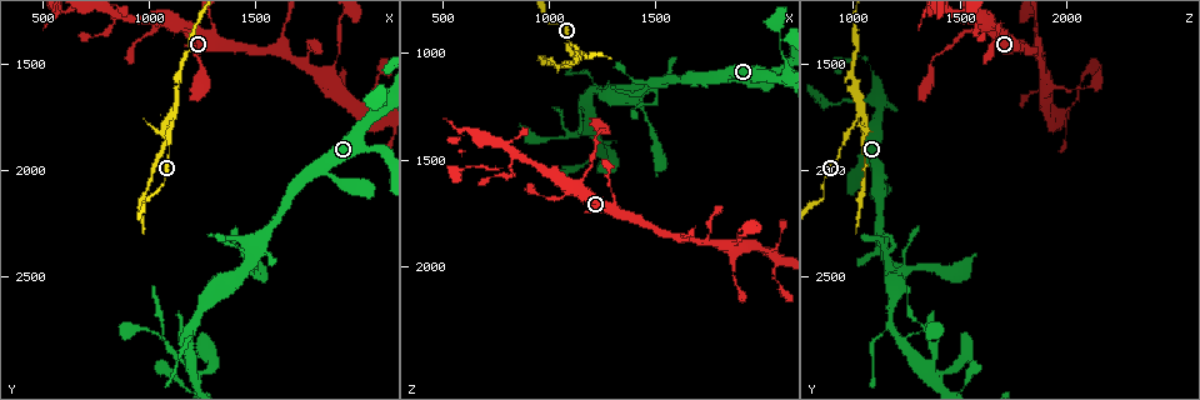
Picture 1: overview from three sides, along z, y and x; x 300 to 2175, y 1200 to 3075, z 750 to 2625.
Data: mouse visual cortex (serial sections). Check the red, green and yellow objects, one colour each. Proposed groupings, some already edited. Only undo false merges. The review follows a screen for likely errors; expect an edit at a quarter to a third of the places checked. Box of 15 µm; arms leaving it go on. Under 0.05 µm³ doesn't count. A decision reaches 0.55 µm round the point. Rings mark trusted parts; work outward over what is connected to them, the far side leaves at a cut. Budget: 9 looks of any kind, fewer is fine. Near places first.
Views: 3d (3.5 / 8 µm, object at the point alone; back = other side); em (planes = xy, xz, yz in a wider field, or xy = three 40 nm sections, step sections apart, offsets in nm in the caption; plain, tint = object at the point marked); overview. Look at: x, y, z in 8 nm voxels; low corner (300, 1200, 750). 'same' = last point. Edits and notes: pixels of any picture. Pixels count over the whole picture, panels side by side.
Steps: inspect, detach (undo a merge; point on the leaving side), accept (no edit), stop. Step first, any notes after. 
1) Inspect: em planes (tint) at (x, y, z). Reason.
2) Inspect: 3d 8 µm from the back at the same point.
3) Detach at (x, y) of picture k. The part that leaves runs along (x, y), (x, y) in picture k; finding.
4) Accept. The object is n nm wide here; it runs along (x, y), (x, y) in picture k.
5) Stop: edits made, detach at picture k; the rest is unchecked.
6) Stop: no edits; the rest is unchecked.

Inspect: 3d 3.5 µm at (1100, 1760, 1020). Side arm on a straight run.

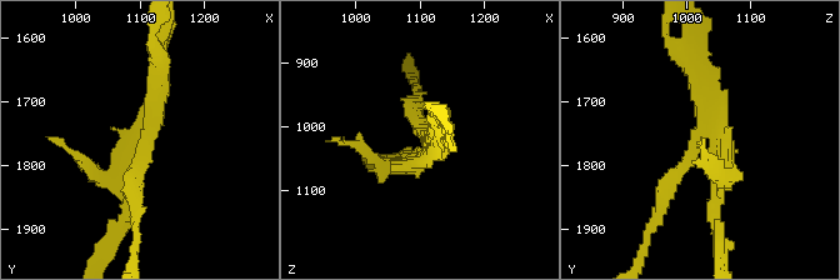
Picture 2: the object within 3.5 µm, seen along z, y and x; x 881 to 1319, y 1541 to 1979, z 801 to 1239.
Inspect: em xy step 5 (tint) at (1110, 1745, 1020). 3 arms meet here; the arms are 200, 200, 200 nm wide; need the tissue.

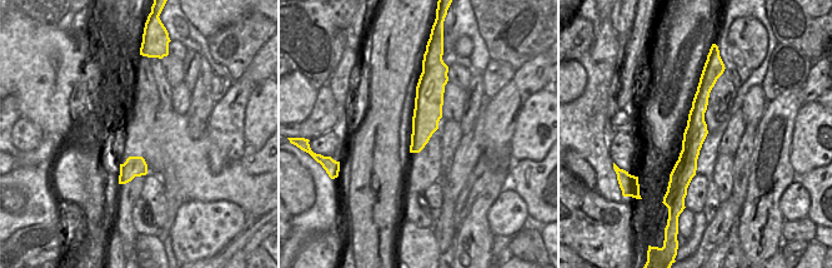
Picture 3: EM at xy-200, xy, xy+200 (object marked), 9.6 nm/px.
Detach at (729, 159) of picture 2. The part that leaves runs along (710, 133), (726, 151), (718, 190), (720, 240) in picture 2; a second cell is stuck on.

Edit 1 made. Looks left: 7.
Inspect: 3d 3.5 µm at (1430, 2470, 1240). Three arms meet.

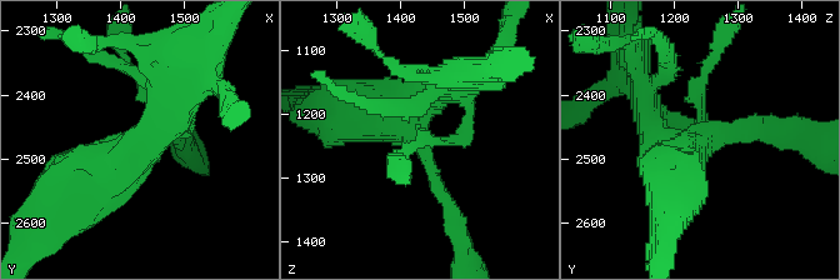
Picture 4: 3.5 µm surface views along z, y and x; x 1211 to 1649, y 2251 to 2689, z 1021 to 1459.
Inspect: em xy step 5 (tint) at (1415, 2480, 1225). 3 arms meet here; the arms are 200, 350, 700 nm wide.

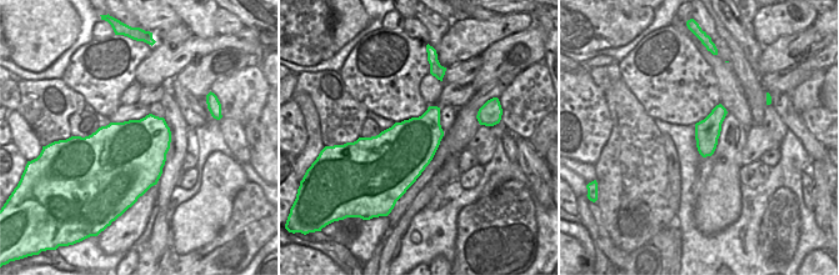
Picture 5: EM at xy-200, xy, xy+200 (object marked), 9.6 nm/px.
Accept. The object is 550 nm wide here; it runs along (183, 104), (105, 181), (51, 200) in picture 4; all the same cell.

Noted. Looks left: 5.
Inspect: 3d 3.5 µm at (1210, 2740, 1180). Thick turns thin.

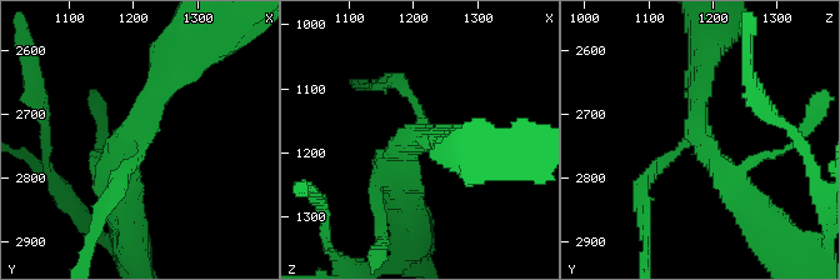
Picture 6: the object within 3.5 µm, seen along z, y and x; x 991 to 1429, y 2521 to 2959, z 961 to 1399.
Detach at (649, 175) of picture 6. 3 arms meet here; the part that leaves runs along (675, 150), (640, 189), (646, 246) in picture 6; two cells meet here.

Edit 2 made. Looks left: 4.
Inspect: 3d 3.5 µm at (1090, 2830, 1370). Three-way junction.

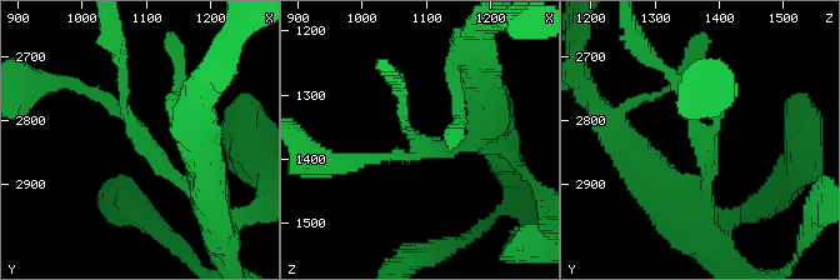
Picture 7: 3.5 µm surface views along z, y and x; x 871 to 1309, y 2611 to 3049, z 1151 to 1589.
Inspect: em xy step 2 (tint) at (1085, 2825, 1375). 3 arms meet here; the arms are 100, 150, 200 nm wide.

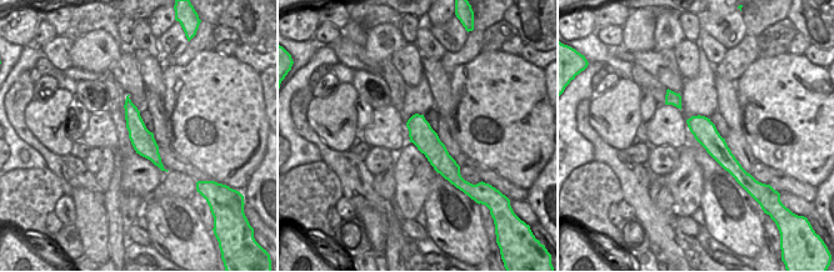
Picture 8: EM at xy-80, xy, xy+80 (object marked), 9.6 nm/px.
Detach at (121, 70) of picture 7. The part that leaves runs along (124, 108), (124, 63), (108, 35) in picture 7; a second cell is stuck on.

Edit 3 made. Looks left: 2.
Stop: edits made, detach at picture 2, detach at picture 6, detach at picture 7; the rest is unchecked.

